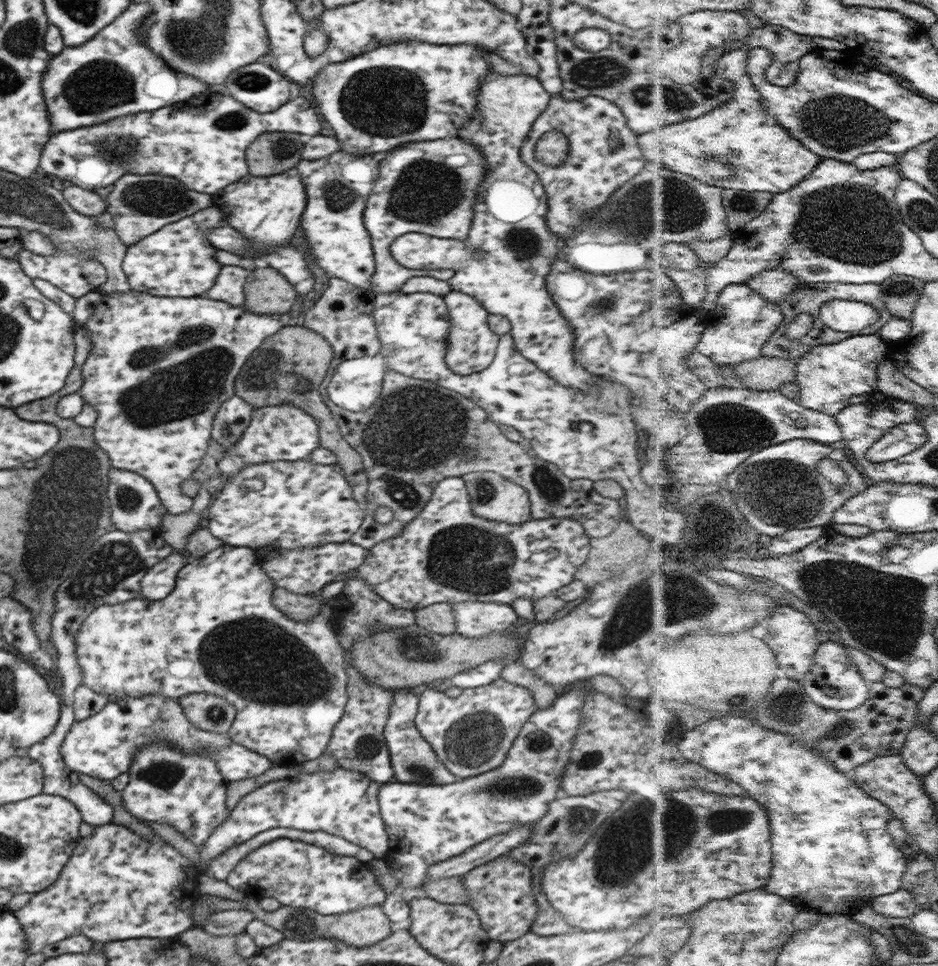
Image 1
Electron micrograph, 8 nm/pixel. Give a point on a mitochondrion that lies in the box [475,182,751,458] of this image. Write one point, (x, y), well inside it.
(523, 243)

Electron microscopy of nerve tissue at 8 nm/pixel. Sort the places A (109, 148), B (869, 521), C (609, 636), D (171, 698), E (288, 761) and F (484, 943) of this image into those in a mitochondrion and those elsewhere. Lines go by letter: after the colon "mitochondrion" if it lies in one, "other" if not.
A: mitochondrion
B: other
C: mitochondrion
D: other
E: other
F: other

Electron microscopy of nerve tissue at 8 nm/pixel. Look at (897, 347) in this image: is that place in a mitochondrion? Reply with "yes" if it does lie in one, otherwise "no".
no

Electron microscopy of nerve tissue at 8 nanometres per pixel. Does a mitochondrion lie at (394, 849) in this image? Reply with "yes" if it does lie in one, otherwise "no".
no

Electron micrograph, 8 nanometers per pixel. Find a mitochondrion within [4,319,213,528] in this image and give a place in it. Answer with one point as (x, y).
(127, 498)

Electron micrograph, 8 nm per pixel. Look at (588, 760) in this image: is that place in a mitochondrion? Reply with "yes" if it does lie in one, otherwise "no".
no

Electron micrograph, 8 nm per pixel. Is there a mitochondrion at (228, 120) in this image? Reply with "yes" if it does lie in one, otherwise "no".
yes

